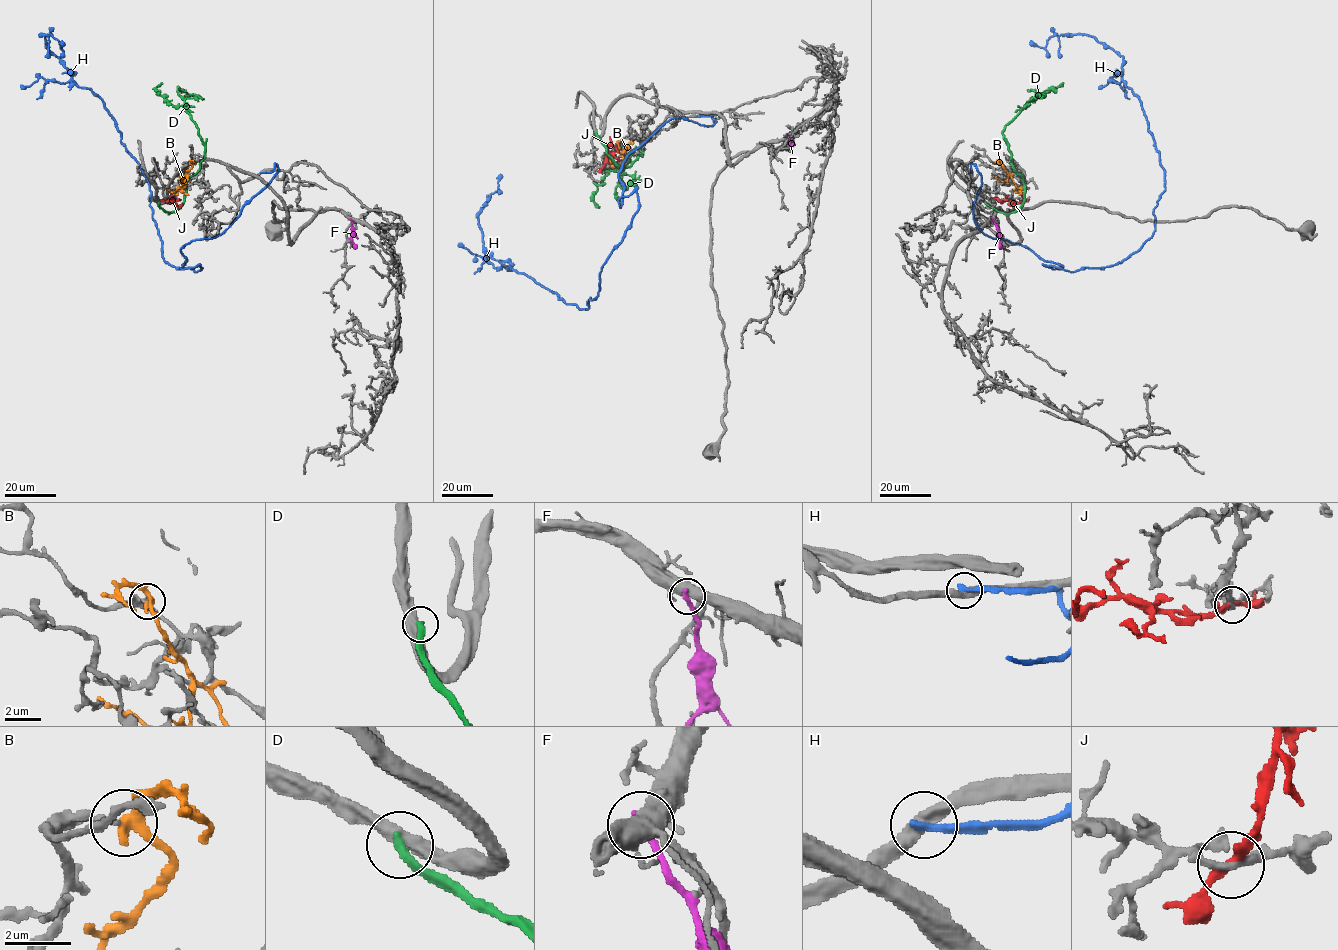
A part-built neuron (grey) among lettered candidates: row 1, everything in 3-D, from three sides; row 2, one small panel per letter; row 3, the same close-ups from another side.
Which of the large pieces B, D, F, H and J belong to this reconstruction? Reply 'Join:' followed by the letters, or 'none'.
Join: none

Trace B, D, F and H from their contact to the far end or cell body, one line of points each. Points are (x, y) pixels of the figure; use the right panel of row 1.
B: (1001, 163), (1021, 189), (1018, 191), (1012, 189)
D: (985, 202), (1009, 213), (1024, 201), (1024, 184), (1011, 161), (1004, 127), (1024, 105), (1063, 83)
F: (992, 219), (999, 233), (1001, 249)
H: (971, 172), (976, 226), (1053, 269), (1113, 265), (1152, 235), (1165, 171), (1123, 57), (1084, 35), (1030, 42)

